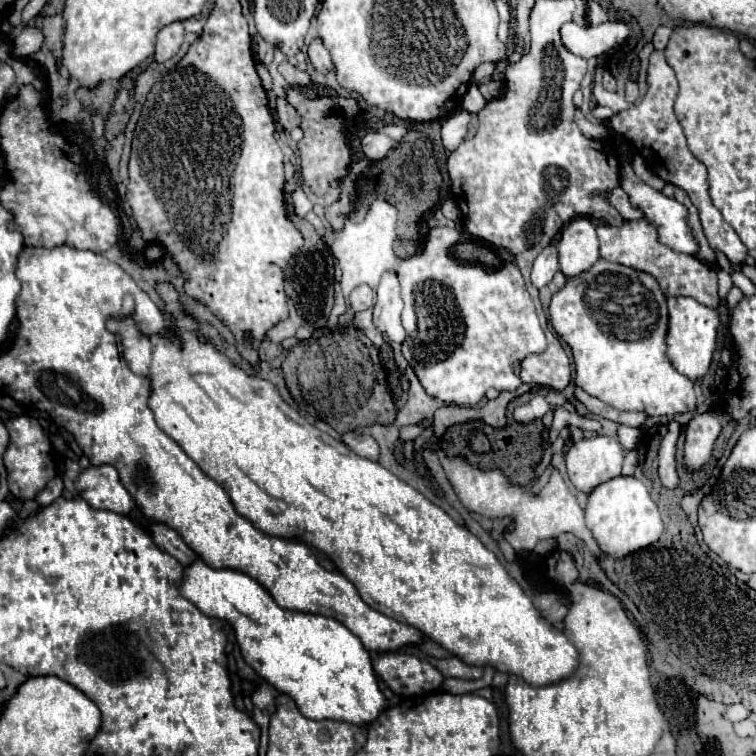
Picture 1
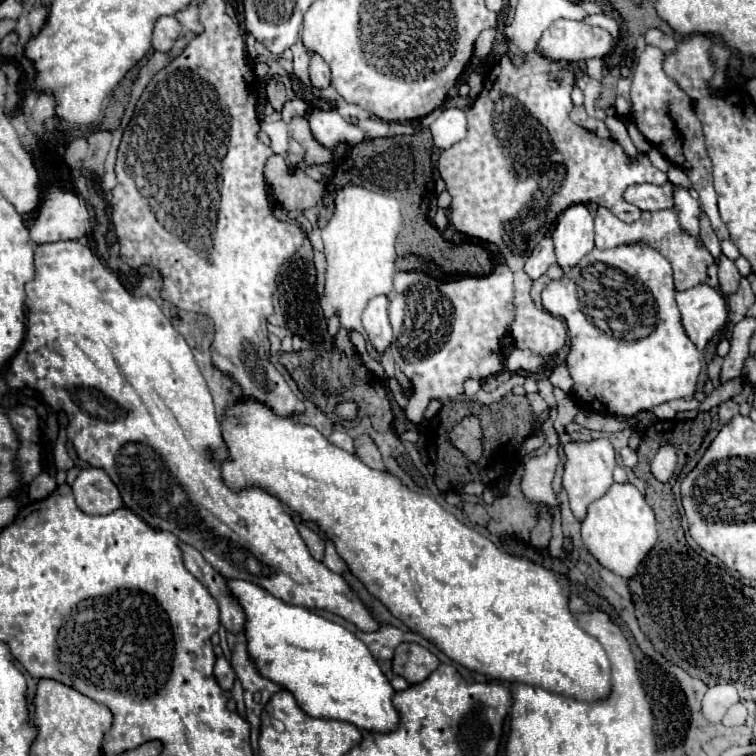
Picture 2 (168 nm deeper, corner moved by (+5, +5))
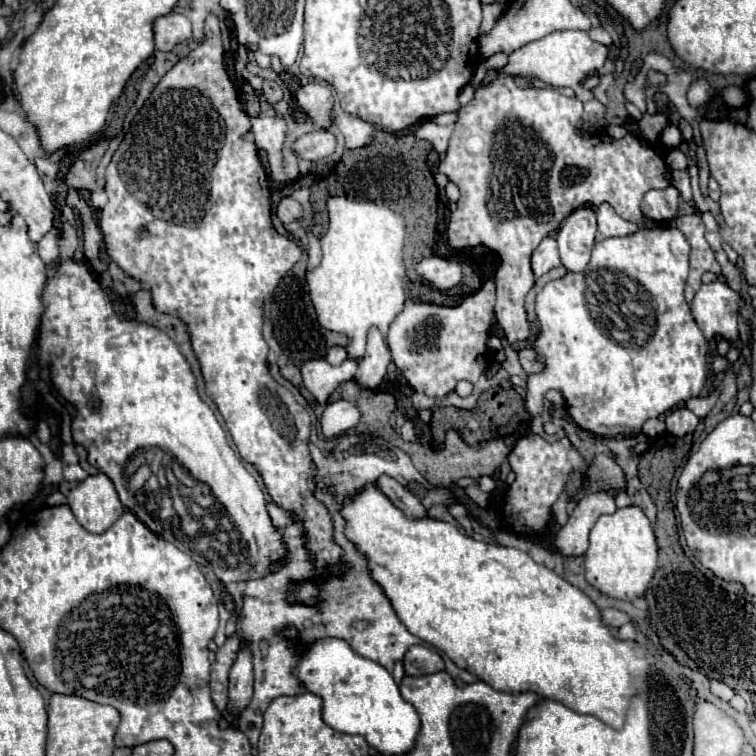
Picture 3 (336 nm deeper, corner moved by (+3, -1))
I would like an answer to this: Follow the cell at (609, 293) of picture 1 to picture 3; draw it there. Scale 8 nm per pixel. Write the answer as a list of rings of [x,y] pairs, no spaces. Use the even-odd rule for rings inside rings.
[[[654,225],[652,229],[596,243],[586,271],[566,273],[566,277],[544,285],[536,297],[536,315],[542,331],[534,341],[534,349],[550,361],[546,361],[542,373],[528,377],[526,409],[530,415],[542,411],[540,403],[546,391],[558,389],[566,399],[570,417],[582,429],[600,437],[638,435],[646,419],[698,397],[706,383],[708,343],[684,299],[688,253],[690,245],[678,229]]]

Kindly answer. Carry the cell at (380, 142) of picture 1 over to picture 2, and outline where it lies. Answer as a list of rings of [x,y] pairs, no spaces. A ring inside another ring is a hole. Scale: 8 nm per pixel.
[[[312,111],[308,121],[314,139],[326,149],[334,149],[340,143],[356,145],[364,139],[364,131],[352,123],[346,123],[346,119],[342,119],[336,111]]]

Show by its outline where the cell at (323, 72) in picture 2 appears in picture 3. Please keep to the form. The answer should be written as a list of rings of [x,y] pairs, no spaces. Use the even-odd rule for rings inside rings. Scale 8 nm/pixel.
[[[312,81],[304,85],[296,93],[296,101],[300,109],[318,125],[318,127],[330,127],[330,111],[332,111],[332,91],[330,85],[324,81]]]

